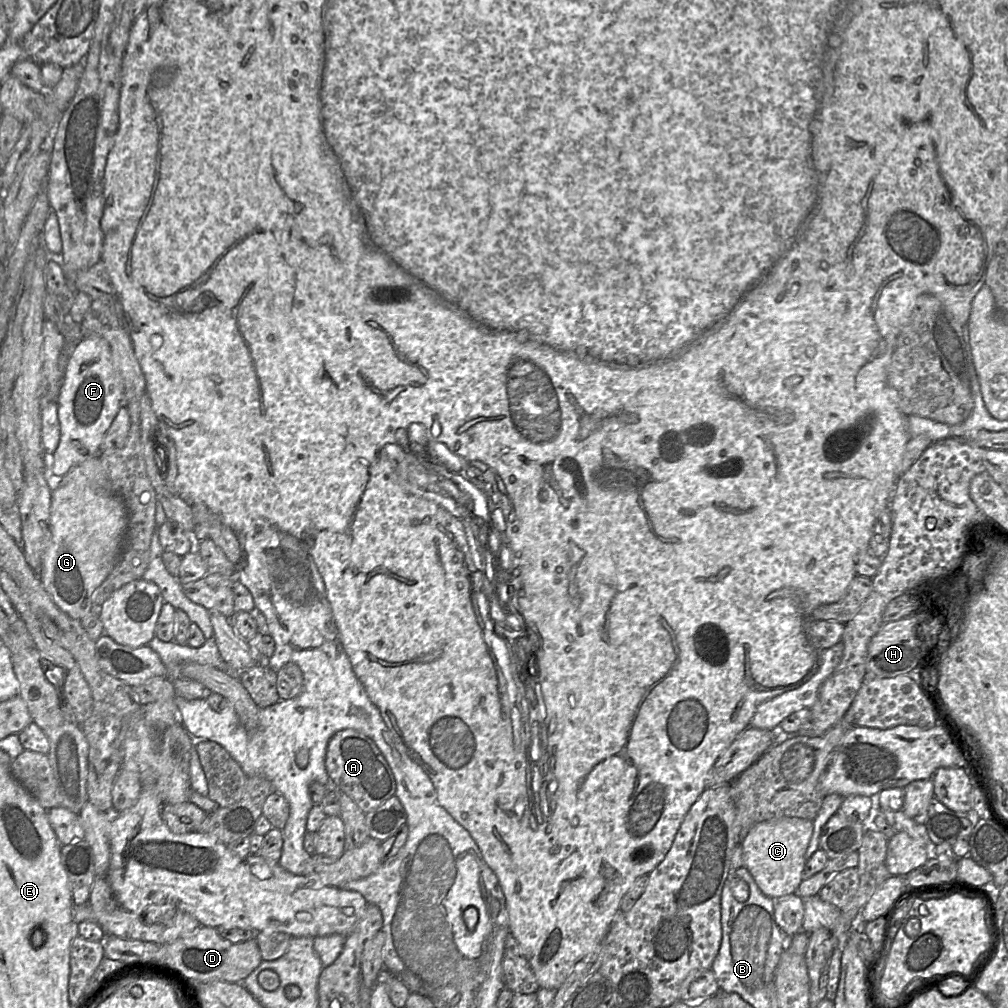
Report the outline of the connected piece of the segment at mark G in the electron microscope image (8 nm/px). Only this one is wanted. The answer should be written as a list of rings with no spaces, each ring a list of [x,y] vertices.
[[[98,455],[71,468],[51,491],[51,540],[43,553],[39,578],[57,607],[72,619],[81,620],[93,609],[92,594],[114,568],[127,524],[125,503],[113,490]]]

